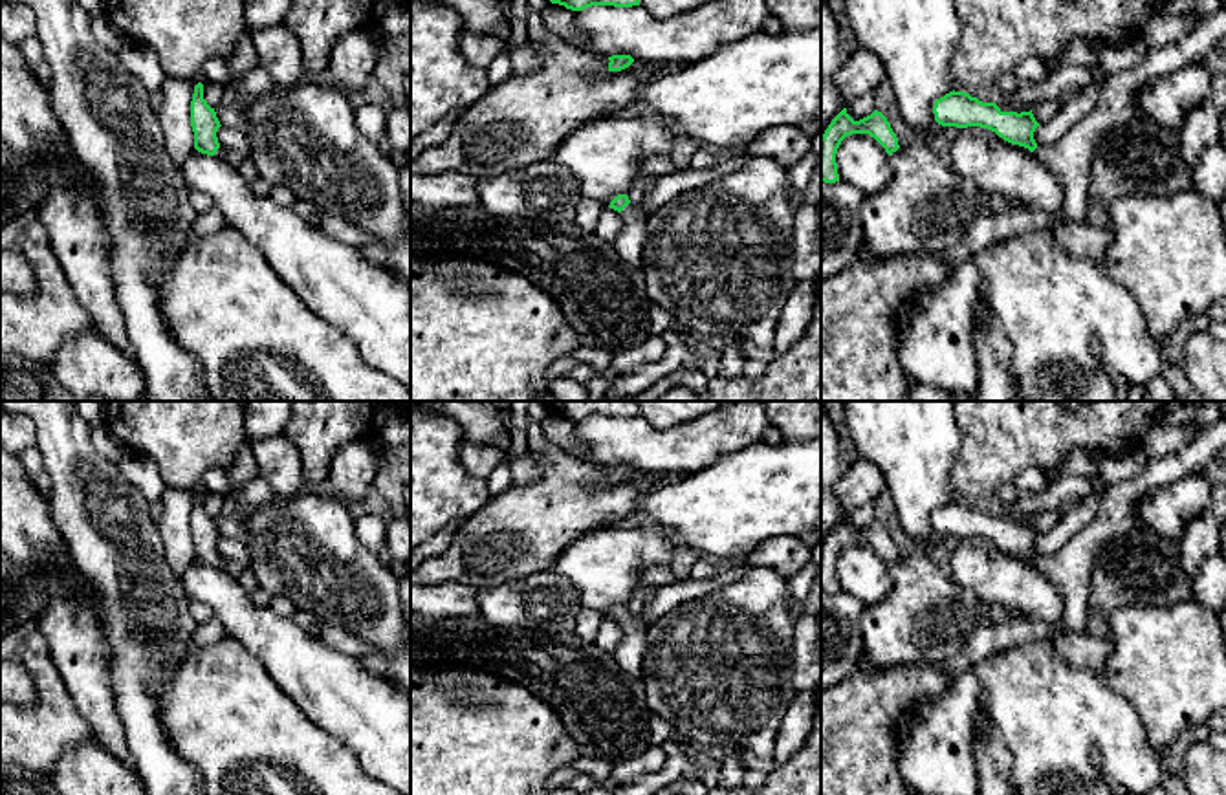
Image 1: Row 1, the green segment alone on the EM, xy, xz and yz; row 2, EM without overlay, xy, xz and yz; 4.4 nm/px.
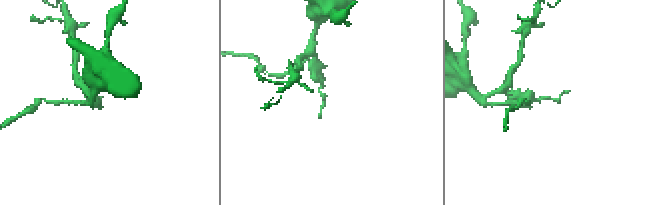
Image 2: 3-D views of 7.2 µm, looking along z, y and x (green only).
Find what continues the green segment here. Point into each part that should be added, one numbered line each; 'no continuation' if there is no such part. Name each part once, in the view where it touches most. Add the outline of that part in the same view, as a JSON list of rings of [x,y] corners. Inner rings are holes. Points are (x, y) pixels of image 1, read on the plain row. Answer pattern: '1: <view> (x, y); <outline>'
1: xz (629, 654); [[[629,614],[621,621],[623,637],[612,652],[616,663],[630,676],[641,678],[641,661],[645,658],[645,632],[649,621],[641,614]]]

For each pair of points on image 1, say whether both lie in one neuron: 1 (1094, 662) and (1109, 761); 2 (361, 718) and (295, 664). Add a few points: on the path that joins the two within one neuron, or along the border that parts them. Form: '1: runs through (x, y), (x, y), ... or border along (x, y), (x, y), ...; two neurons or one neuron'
1: border along (1058, 654), (1074, 667), (1085, 667), (1102, 675); two neurons
2: runs through (345, 702), (312, 675); one neuron

